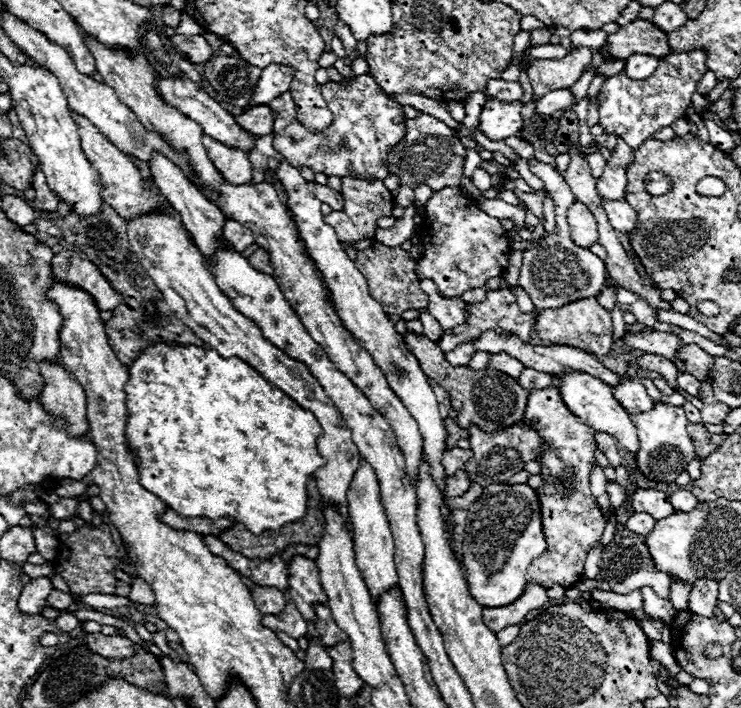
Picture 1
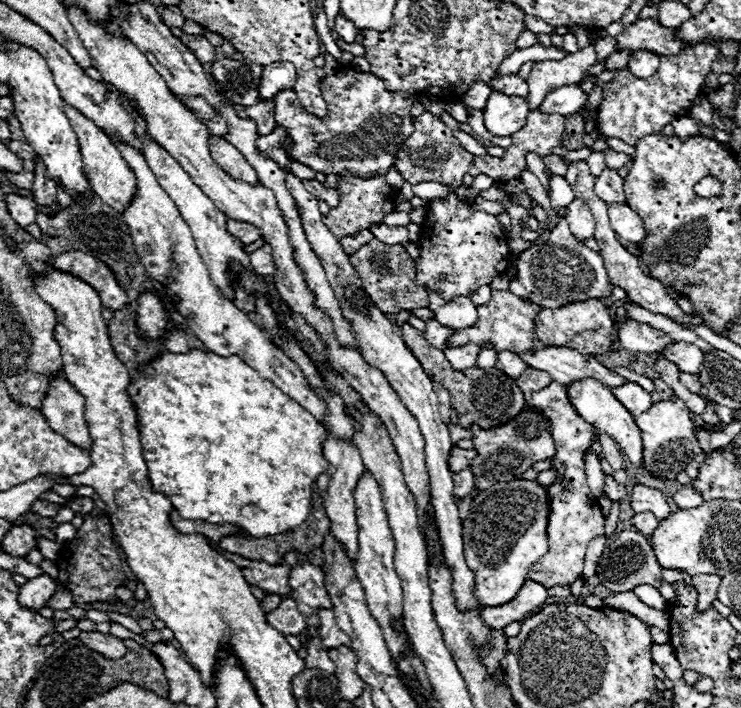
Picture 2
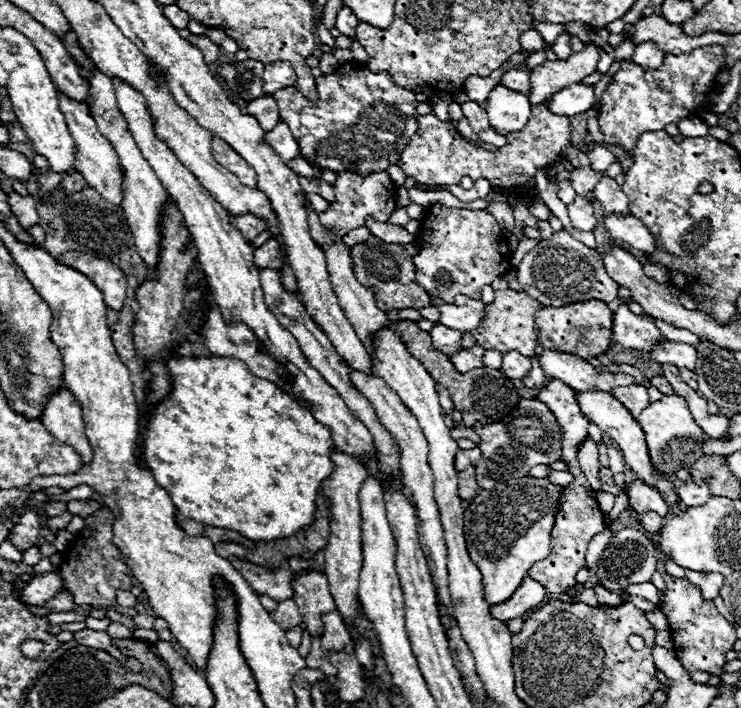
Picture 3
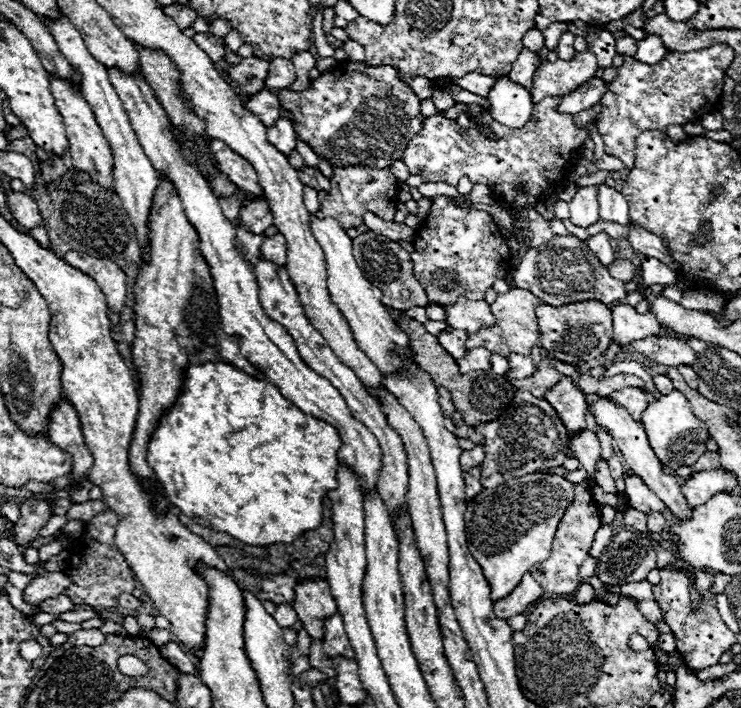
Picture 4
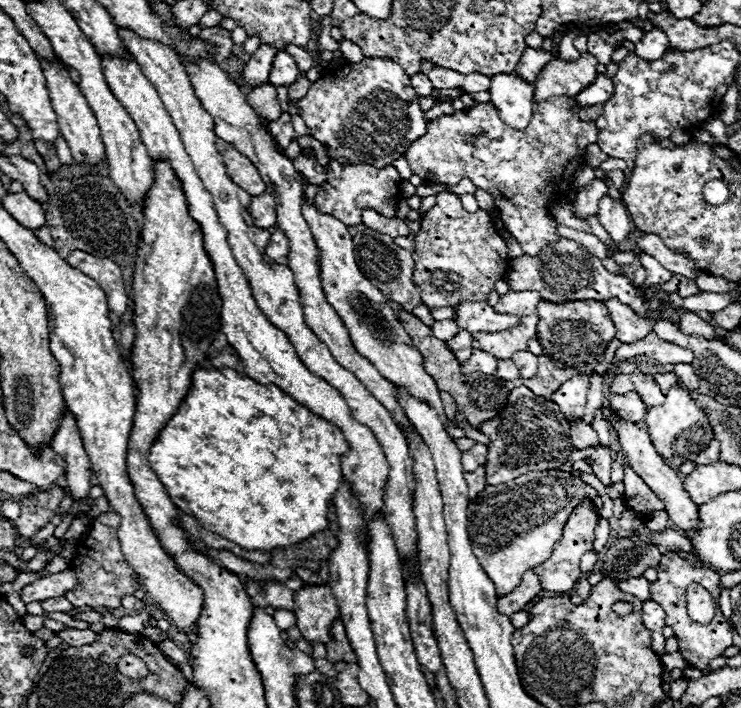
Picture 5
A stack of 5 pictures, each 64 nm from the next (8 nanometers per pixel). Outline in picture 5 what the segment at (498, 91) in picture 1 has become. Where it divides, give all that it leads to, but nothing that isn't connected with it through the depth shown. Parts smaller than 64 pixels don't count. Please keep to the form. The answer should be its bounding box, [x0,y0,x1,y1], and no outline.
[514,48,558,82]

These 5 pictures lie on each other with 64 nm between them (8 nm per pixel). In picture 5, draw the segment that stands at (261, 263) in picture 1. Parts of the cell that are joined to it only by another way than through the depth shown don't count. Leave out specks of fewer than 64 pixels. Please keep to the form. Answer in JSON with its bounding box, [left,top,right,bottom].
[266,230,290,264]

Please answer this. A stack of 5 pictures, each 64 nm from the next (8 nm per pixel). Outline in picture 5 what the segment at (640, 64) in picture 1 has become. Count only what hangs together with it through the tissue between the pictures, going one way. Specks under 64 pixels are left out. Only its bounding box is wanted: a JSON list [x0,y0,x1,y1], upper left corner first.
[634,28,668,60]

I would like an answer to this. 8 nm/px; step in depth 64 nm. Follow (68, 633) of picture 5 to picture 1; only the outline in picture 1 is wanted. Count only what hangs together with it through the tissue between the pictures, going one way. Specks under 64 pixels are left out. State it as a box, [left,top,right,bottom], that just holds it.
[86,634,134,658]

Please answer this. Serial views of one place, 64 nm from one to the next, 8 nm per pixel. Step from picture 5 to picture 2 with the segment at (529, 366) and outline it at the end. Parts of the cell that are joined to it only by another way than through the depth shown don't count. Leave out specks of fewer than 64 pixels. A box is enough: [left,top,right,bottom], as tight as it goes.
[496,350,528,378]

